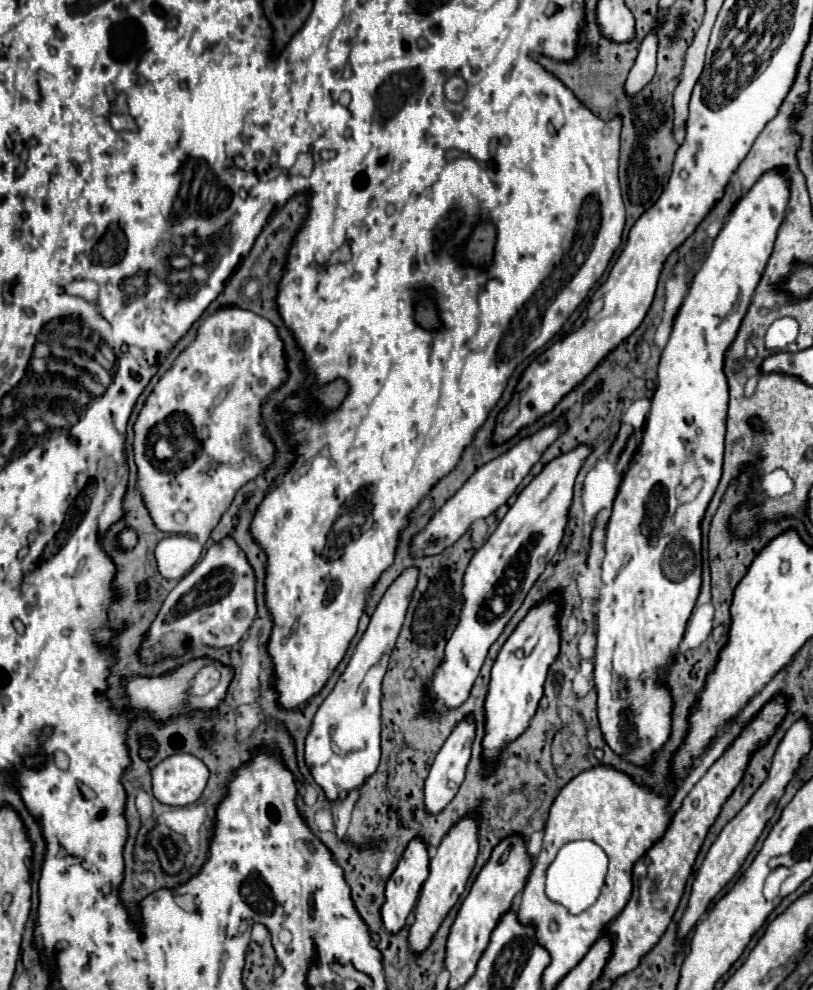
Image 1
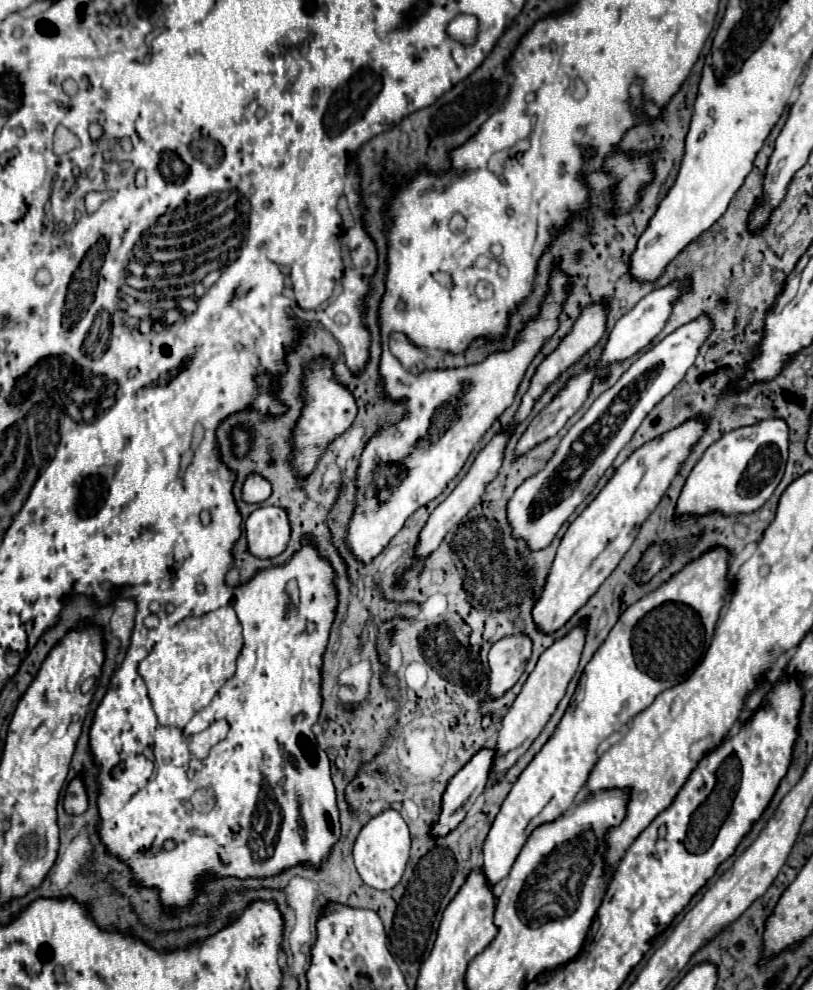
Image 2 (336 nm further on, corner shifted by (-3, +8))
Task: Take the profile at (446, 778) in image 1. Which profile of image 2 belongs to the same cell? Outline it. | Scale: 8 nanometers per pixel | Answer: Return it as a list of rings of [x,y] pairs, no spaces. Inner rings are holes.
[[[524,634],[504,636],[490,648],[490,696],[502,696],[512,688],[526,668],[532,654],[532,640]]]

